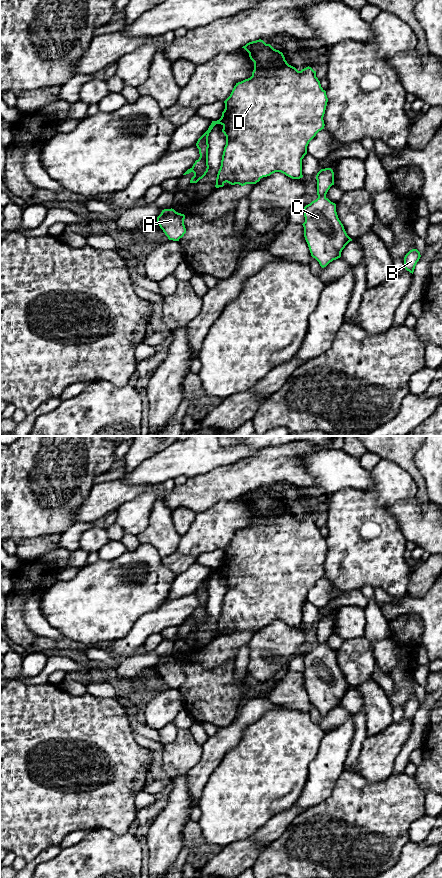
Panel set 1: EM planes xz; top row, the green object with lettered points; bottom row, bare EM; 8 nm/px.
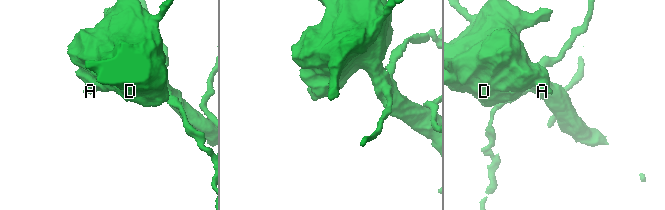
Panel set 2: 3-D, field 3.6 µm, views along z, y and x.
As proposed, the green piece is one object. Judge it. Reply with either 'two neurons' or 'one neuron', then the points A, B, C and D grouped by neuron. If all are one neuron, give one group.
one neuron; groups A B C D

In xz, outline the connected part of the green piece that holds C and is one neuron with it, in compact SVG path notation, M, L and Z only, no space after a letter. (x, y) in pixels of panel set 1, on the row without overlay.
M331 616L321 617L317 623L318 646L304 655L304 685L311 704L322 716L341 705L345 694L352 689L338 666L336 652L326 642L334 633Z

